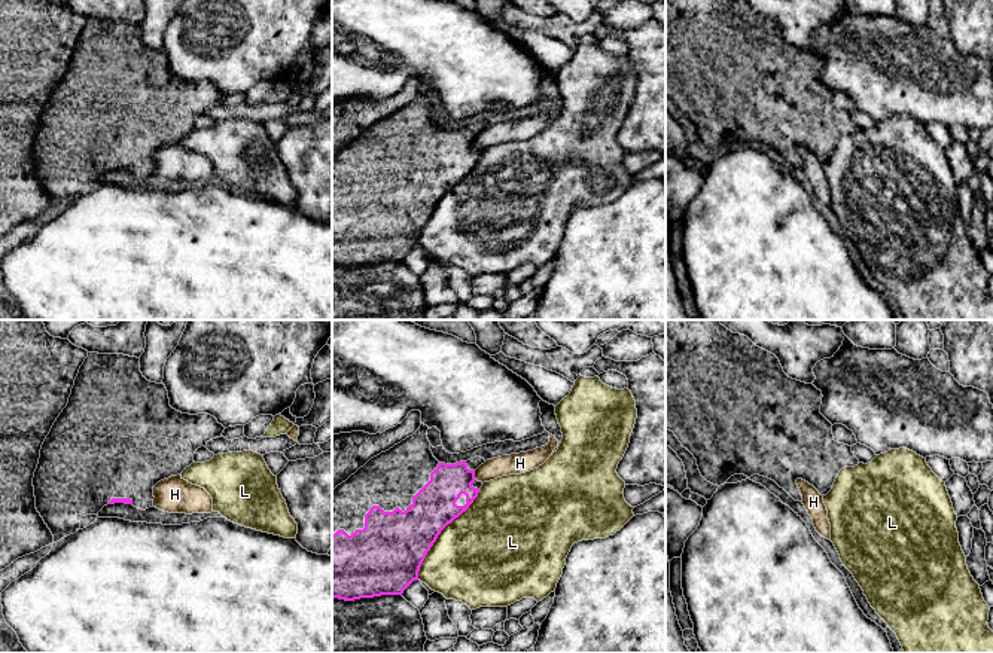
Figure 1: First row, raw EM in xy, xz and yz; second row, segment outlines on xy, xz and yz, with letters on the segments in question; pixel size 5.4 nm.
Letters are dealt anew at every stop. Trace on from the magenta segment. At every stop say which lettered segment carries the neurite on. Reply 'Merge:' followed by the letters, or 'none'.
Merge: none

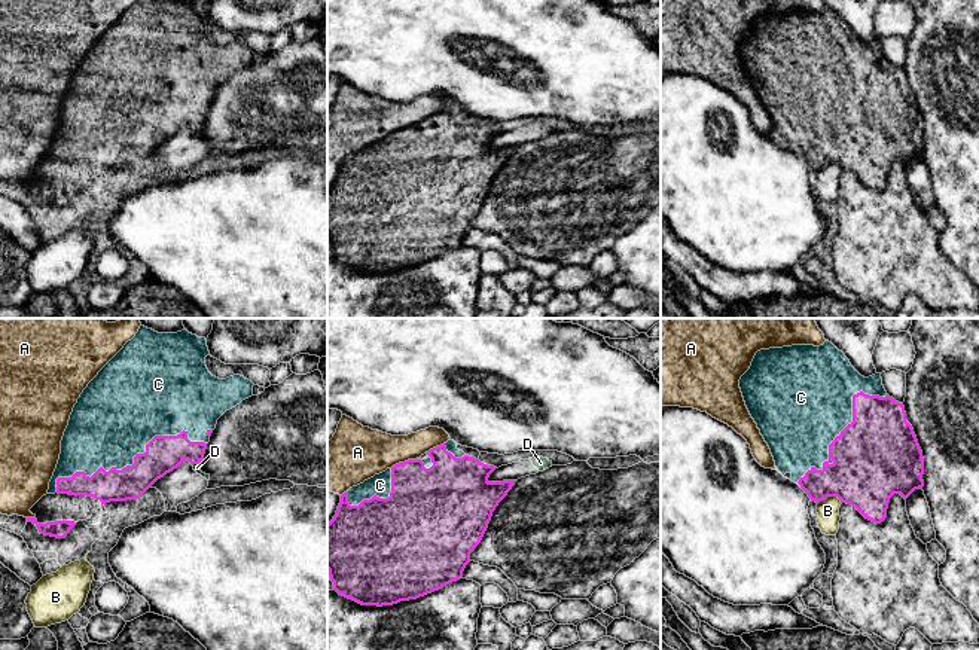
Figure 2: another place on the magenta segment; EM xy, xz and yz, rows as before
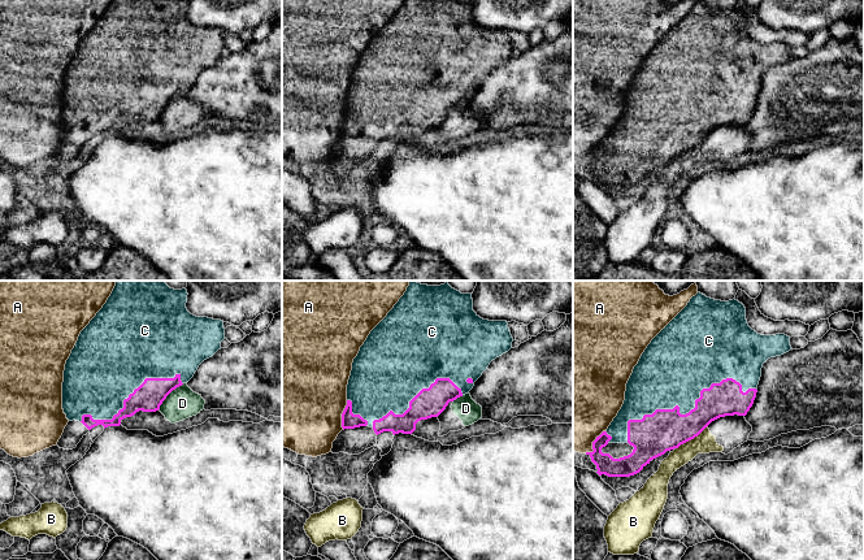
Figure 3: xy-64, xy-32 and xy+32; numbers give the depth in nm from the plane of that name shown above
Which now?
Merge: C

